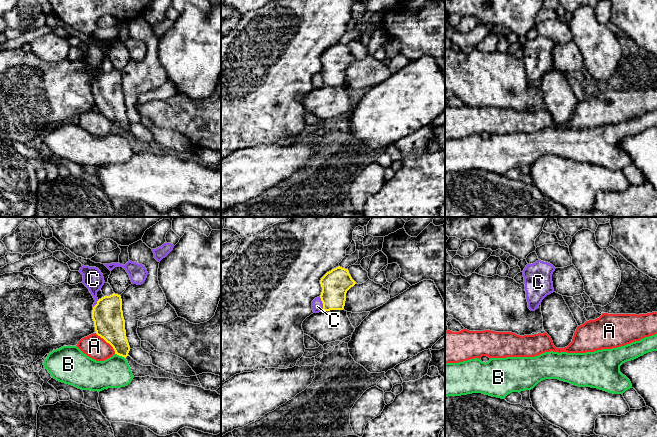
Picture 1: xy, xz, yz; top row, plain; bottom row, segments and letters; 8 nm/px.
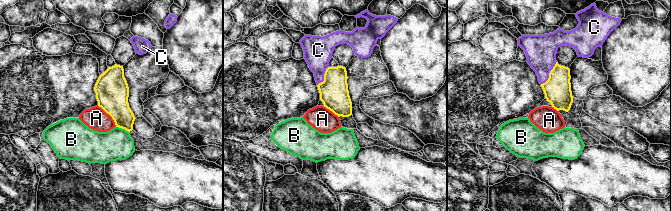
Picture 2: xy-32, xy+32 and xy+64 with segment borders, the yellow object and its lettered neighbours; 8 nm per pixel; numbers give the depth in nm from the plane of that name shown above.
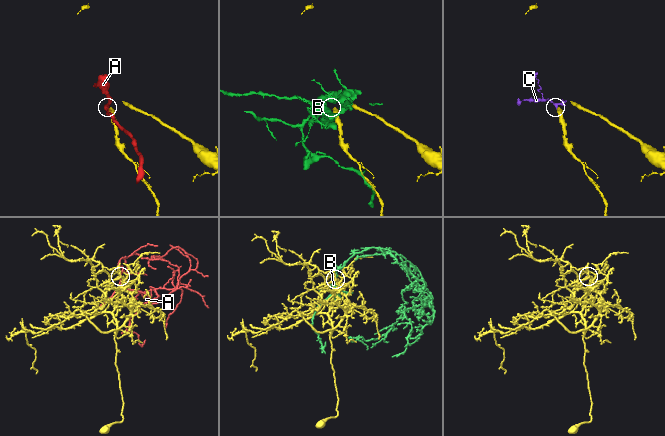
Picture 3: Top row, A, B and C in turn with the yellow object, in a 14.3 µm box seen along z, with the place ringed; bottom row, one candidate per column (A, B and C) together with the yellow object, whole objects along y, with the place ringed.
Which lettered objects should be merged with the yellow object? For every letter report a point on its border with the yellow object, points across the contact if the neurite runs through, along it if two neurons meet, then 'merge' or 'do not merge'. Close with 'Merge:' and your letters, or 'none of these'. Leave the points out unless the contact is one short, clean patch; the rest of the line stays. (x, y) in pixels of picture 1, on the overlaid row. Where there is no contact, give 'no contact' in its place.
A: meets yellow in xy at (107, 342); do not merge
B: meets yellow in xy at (120, 355); do not merge
C: meets yellow in xz at (323, 304); runs through xz (335, 283), (333, 294), (323, 304), (317, 306); merge
Merge: C

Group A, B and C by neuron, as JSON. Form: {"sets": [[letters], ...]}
{"sets": [["A"], ["B"], ["C"]]}

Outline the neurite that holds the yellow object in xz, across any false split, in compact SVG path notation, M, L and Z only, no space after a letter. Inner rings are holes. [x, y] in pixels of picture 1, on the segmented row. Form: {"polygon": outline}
{"polygon": "M340 266L327 272L320 280L321 295L312 301L314 313L330 310L343 310L347 291L356 282L352 279L348 269Z"}

